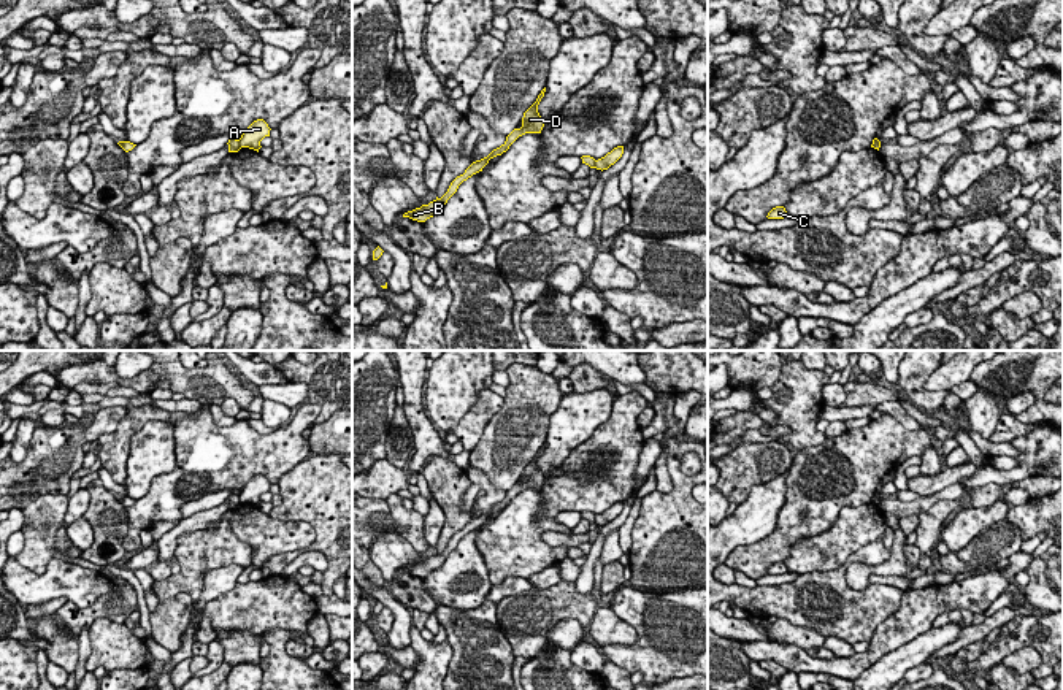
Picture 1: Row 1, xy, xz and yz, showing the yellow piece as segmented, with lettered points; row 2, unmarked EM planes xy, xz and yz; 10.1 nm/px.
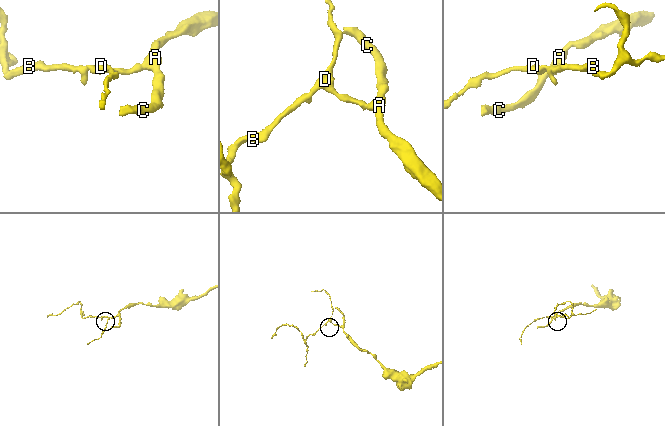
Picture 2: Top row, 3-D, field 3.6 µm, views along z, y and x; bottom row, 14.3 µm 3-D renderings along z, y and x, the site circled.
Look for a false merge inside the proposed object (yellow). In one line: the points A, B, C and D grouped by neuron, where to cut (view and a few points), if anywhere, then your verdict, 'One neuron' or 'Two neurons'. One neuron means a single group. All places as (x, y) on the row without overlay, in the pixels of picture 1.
Groups: A C / B D. Split along xy (238, 495), (240, 503). Two neurons

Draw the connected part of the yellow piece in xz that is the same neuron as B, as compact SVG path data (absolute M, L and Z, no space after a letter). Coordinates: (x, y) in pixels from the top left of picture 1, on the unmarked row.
M546 443L541 446L541 449L538 450L536 457L524 468L522 473L522 482L520 484L514 484L508 492L506 496L493 504L487 512L473 517L463 530L457 531L447 547L441 552L441 554L435 554L433 557L430 557L428 560L422 560L420 563L416 563L413 566L408 566L403 569L403 573L409 573L413 576L417 577L425 577L427 574L433 573L435 569L438 569L444 560L447 558L447 555L457 547L459 541L466 536L468 533L471 533L473 530L482 527L482 523L489 519L490 514L501 511L503 508L506 508L509 504L509 501L522 490L525 489L541 489L543 482L544 482L544 474L539 471L538 468L538 460L541 457L541 454L544 452Z

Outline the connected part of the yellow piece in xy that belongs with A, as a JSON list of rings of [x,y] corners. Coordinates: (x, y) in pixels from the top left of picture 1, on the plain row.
[[[257,474],[254,476],[246,485],[244,489],[241,490],[240,493],[240,503],[249,503],[249,504],[254,504],[259,508],[259,504],[262,503],[260,501],[260,496],[265,493],[265,492],[270,492],[270,482],[268,479],[263,476],[263,474]]]

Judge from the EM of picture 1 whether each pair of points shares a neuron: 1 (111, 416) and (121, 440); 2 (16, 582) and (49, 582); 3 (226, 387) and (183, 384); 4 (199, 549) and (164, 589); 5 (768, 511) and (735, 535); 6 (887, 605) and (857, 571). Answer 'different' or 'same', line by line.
1: different
2: same
3: same
4: same
5: same
6: different

